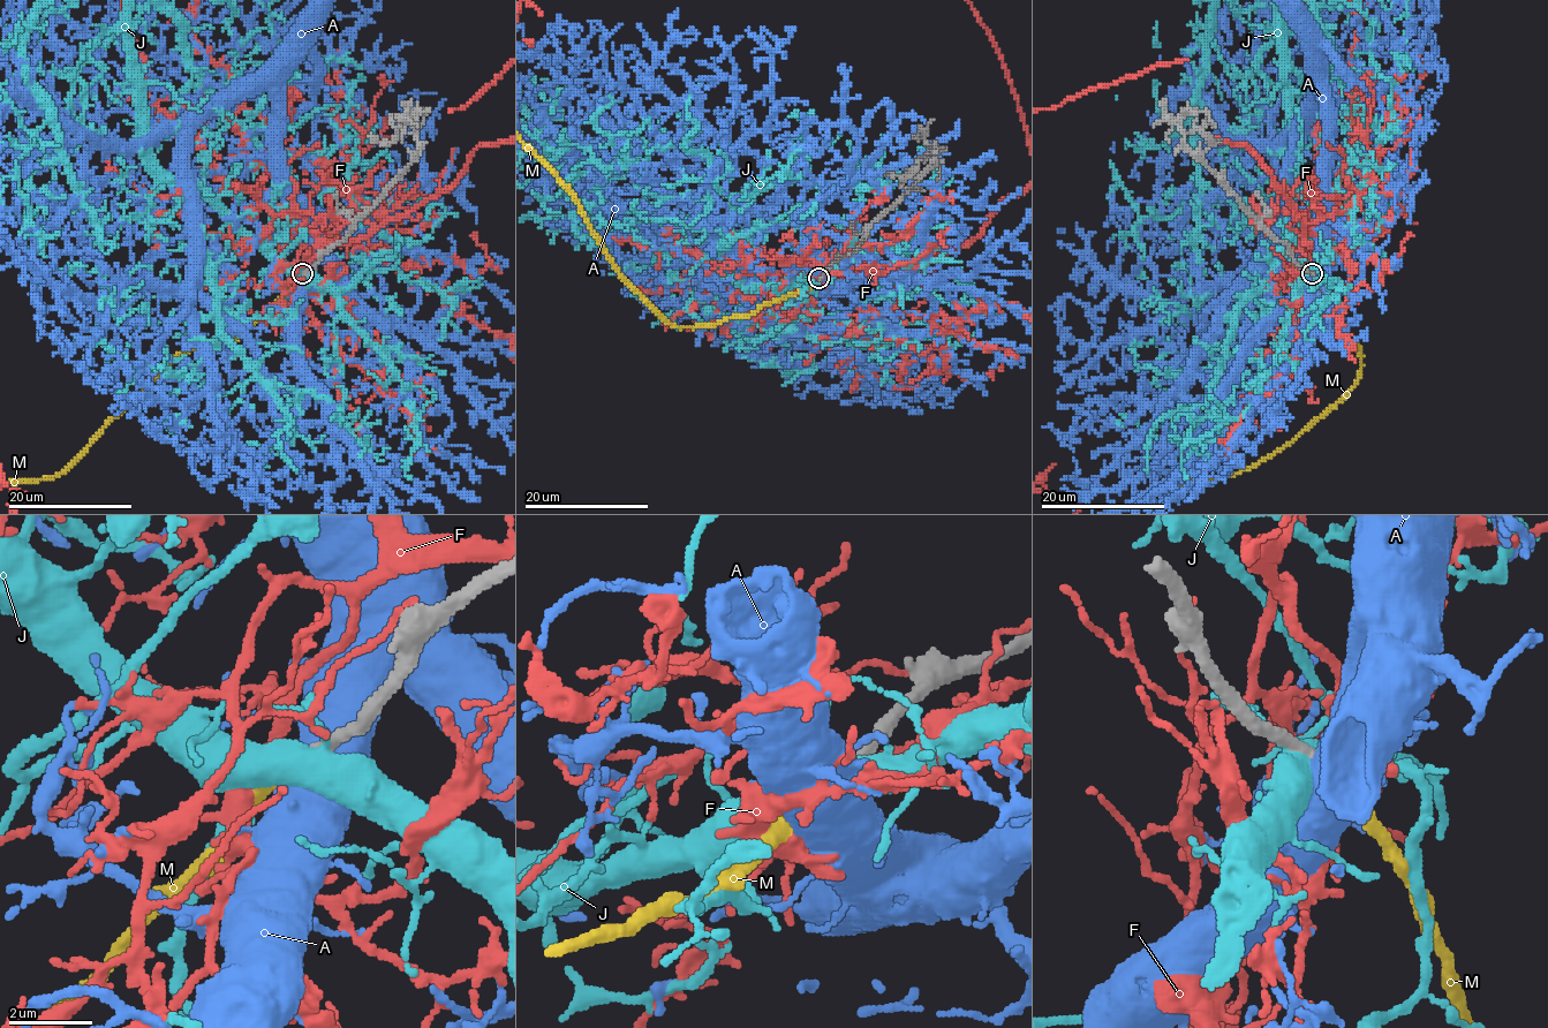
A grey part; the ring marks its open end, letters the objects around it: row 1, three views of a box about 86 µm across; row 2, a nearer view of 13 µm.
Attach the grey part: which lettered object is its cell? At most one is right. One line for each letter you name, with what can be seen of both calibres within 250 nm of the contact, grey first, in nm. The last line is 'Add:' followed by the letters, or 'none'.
M: 240/360 nm
Add: M

